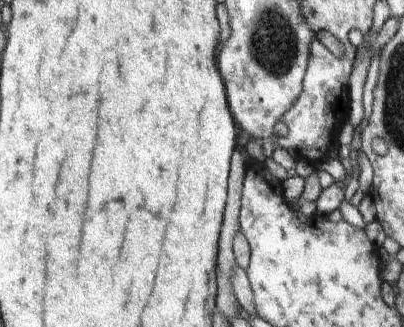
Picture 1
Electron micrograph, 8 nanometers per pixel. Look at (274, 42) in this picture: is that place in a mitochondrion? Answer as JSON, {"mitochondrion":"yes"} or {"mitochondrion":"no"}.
{"mitochondrion":"yes"}

